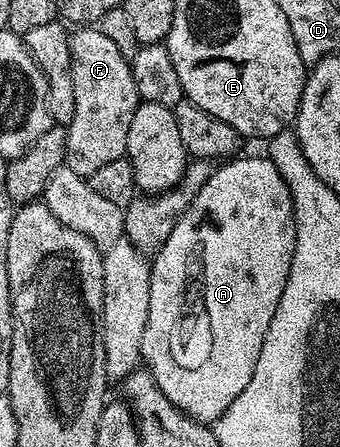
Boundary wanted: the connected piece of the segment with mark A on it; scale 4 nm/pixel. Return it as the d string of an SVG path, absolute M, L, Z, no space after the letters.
M268 157L241 158L222 162L214 170L179 217L166 243L152 256L149 269L151 301L141 346L144 366L155 377L159 389L163 389L163 397L167 397L171 405L206 425L216 424L231 401L247 389L271 317L275 317L275 309L279 309L297 244L287 181L283 181L279 169L275 169Z

